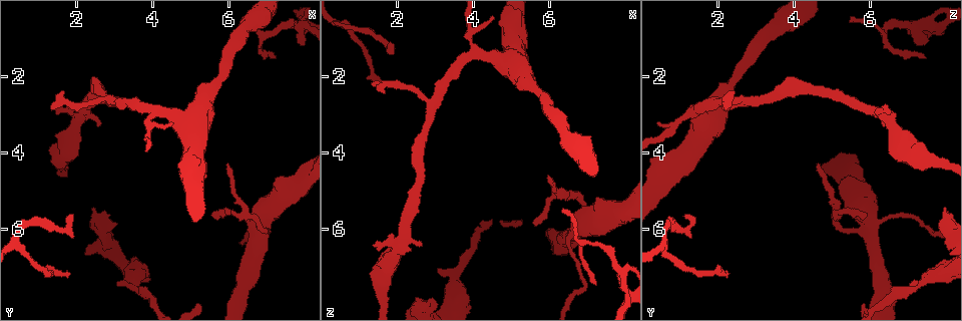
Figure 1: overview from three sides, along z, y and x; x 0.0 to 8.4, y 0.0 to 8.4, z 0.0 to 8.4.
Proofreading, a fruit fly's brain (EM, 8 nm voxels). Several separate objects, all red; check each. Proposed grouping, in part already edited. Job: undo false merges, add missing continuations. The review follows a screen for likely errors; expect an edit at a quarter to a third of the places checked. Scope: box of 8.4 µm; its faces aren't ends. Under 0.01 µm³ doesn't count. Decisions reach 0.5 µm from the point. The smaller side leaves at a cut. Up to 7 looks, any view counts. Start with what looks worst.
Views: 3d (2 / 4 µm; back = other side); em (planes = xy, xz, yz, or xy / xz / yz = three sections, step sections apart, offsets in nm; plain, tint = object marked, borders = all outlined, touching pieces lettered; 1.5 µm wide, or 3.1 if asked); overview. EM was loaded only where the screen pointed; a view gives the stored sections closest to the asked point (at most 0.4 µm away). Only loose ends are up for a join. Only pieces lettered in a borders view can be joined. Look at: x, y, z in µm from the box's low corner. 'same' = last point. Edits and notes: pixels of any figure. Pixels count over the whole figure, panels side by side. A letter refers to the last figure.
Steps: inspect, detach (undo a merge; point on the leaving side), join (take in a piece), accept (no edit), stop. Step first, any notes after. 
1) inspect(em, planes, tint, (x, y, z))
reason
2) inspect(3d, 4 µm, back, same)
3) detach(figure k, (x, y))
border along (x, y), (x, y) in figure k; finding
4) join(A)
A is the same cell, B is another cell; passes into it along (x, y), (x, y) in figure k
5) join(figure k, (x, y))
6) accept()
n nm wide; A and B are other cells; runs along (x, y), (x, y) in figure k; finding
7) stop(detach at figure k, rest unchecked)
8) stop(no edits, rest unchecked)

inspect(em, yz, step 8, tint, (1.75, 7.25, 2.20))
free end

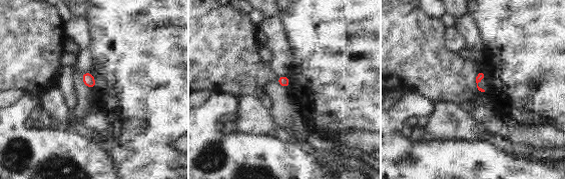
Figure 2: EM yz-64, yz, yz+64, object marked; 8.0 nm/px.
inspect(em, planes, borders, same)
cut it another way

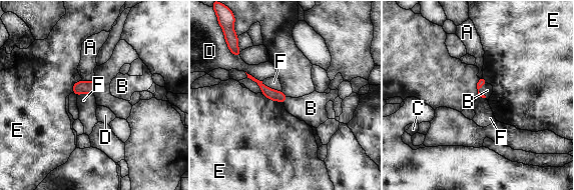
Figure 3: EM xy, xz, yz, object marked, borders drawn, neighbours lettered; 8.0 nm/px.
join(B)
B is the same cell, A, C, D, E and F are other cells; passes into it along (482, 81), (478, 90), (487, 90) in figure 3; the neuron continues

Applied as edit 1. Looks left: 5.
inspect(overview)

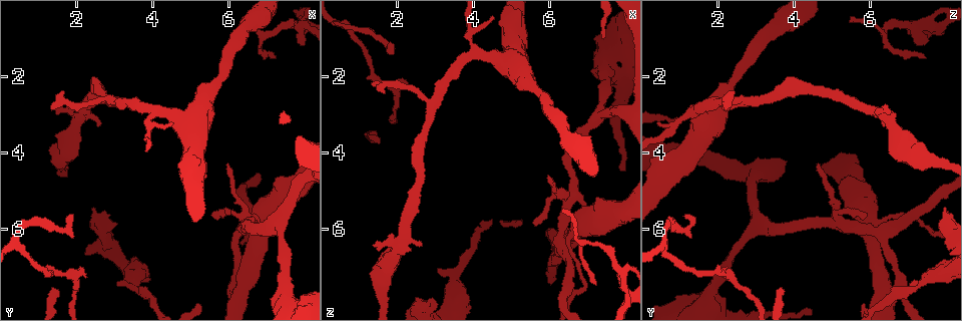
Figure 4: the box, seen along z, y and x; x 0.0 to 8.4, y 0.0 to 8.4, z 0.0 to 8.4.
inspect(3d, 4 µm, (8.00, 1.15, 7.25))
branch stops here

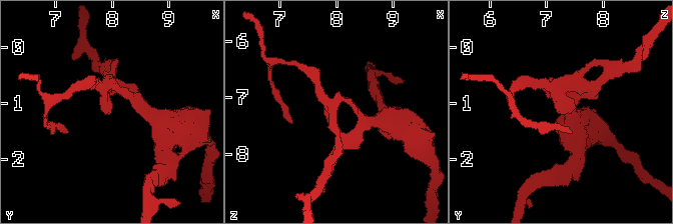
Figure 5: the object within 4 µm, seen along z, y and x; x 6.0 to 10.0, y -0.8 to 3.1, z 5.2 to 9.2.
inspect(em, yz, step 8, borders, (7.90, 1.20, 7.25))

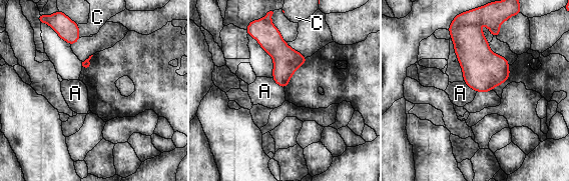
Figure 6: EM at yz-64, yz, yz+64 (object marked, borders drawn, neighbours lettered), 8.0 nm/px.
accept()
140 nm wide; A and C are other cells; border along (271, 77), (283, 88) in figure 6; none of them fits

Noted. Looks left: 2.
stop(join at figure 3, rest unchecked)

